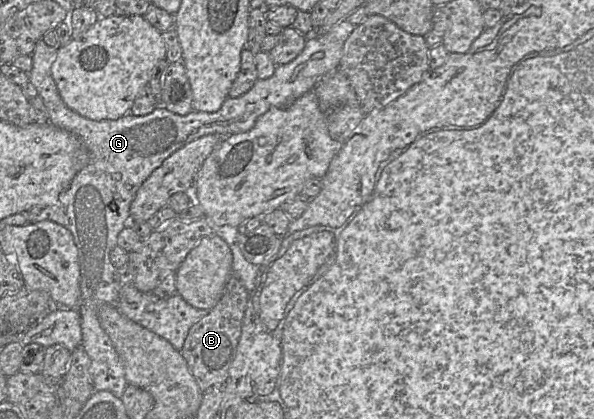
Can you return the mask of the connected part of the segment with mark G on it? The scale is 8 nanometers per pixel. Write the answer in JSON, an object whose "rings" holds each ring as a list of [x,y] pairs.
{"rings":[[[344,20],[324,34],[314,32],[308,36],[304,49],[294,60],[277,65],[271,77],[258,78],[245,94],[237,98],[228,97],[217,112],[192,110],[187,115],[179,115],[159,105],[145,116],[126,114],[117,120],[102,121],[85,118],[63,102],[51,71],[58,49],[48,46],[42,38],[36,43],[29,81],[37,88],[48,109],[49,122],[80,139],[89,153],[89,162],[60,194],[58,201],[43,208],[30,222],[50,220],[64,226],[73,235],[80,265],[78,312],[81,317],[81,346],[91,360],[89,372],[95,391],[106,390],[121,398],[128,385],[122,360],[101,326],[98,310],[104,303],[117,305],[122,284],[116,280],[117,268],[111,262],[110,252],[117,246],[119,233],[130,224],[130,206],[139,187],[169,156],[187,144],[209,134],[228,137],[247,132],[271,107],[288,106],[311,91],[322,77],[339,70],[345,41],[355,27]]]}

